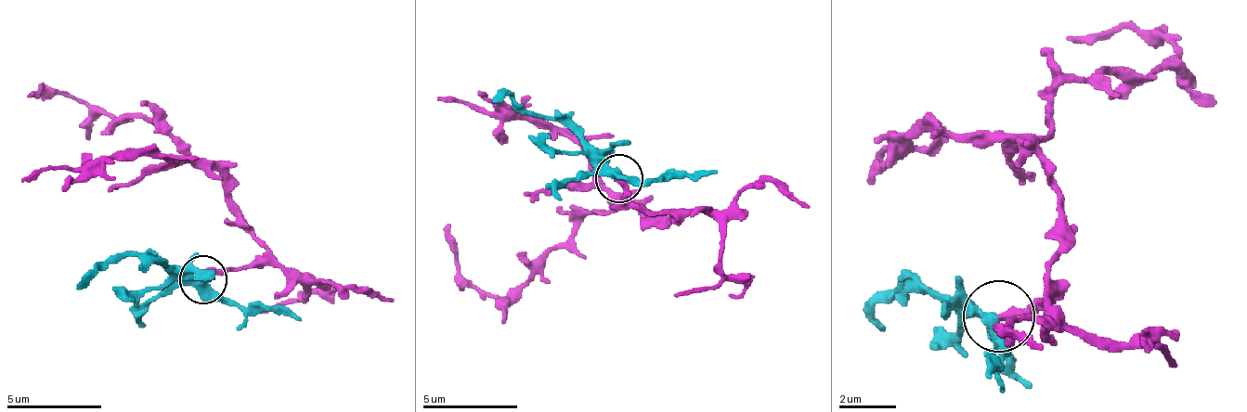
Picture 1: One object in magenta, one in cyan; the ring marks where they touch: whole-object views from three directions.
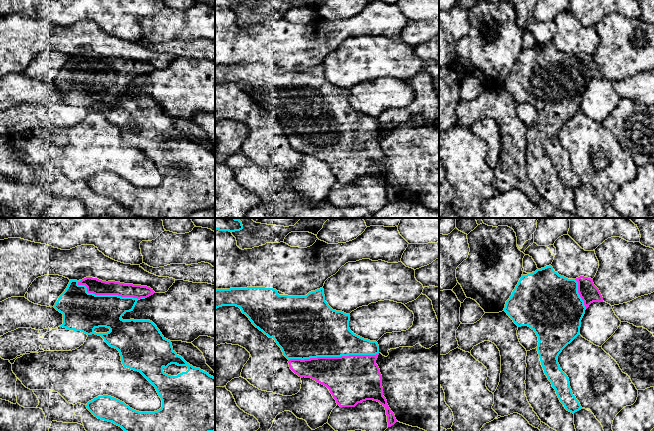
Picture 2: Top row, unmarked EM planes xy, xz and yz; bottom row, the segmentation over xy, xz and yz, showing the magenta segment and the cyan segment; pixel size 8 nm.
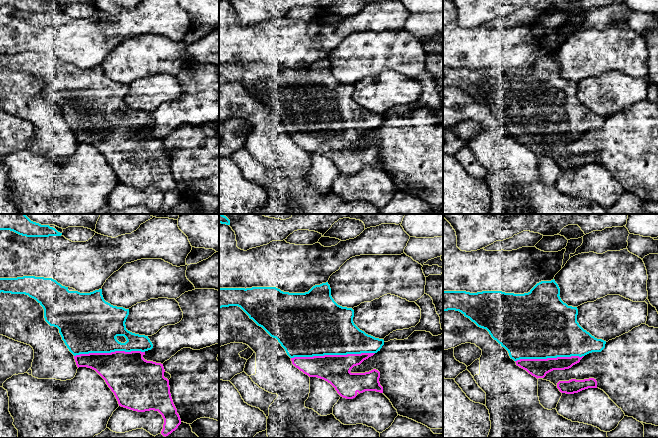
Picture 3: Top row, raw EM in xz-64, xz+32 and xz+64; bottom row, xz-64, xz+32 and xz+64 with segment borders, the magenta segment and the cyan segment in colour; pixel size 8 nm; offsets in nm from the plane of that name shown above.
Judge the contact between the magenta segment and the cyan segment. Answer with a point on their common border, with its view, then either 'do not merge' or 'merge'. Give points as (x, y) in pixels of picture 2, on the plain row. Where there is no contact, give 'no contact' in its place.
xz (333, 133) | merge

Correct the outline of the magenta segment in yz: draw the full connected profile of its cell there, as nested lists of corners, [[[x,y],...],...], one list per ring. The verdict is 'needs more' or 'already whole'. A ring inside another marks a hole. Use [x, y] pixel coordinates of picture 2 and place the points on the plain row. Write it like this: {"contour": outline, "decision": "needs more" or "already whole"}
{"contour": [[[549,41],[531,50],[522,51],[504,84],[518,103],[528,102],[536,109],[539,117],[537,127],[544,149],[560,178],[573,190],[582,183],[573,171],[569,154],[560,144],[557,134],[562,126],[579,111],[585,86],[593,78],[603,78],[603,73],[594,61],[593,55],[584,52],[568,55],[559,51]]], "decision": "needs more"}

